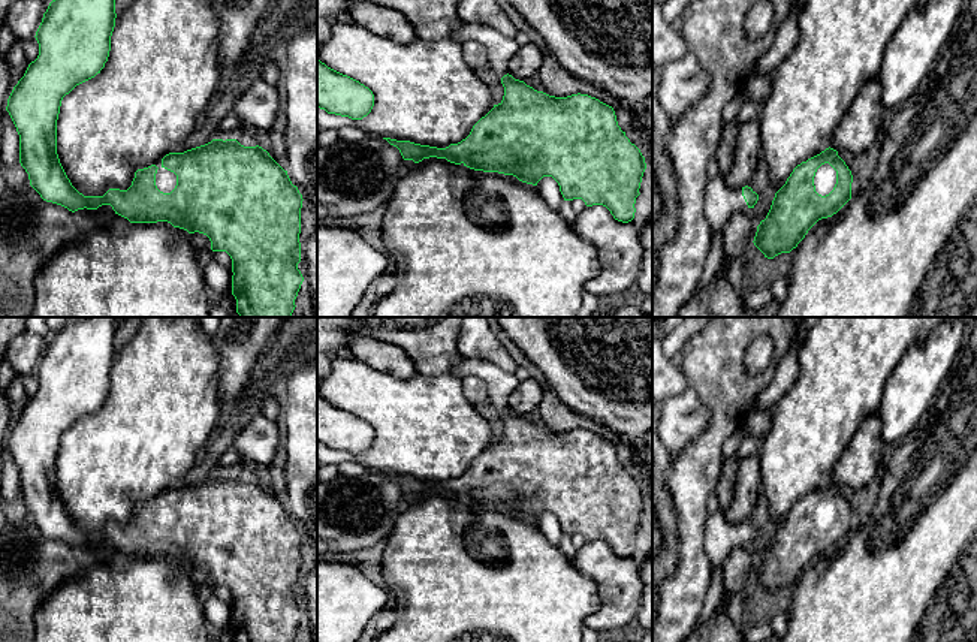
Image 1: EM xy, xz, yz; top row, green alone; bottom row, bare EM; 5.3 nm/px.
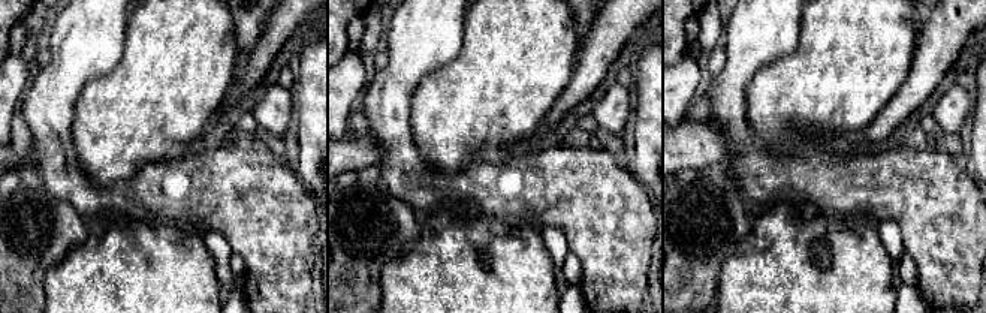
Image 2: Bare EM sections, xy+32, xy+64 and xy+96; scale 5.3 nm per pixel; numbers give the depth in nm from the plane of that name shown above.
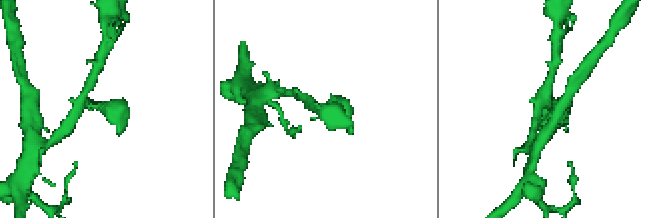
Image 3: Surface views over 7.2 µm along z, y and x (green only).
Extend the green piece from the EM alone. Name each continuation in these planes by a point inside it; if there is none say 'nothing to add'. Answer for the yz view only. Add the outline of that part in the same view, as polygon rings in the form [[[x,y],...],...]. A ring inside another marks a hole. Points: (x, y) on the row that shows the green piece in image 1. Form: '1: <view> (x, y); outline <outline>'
1: yz (825, 180); outline [[[821,165],[814,177],[815,192],[821,196],[829,195],[836,184],[836,171],[829,165]]]

